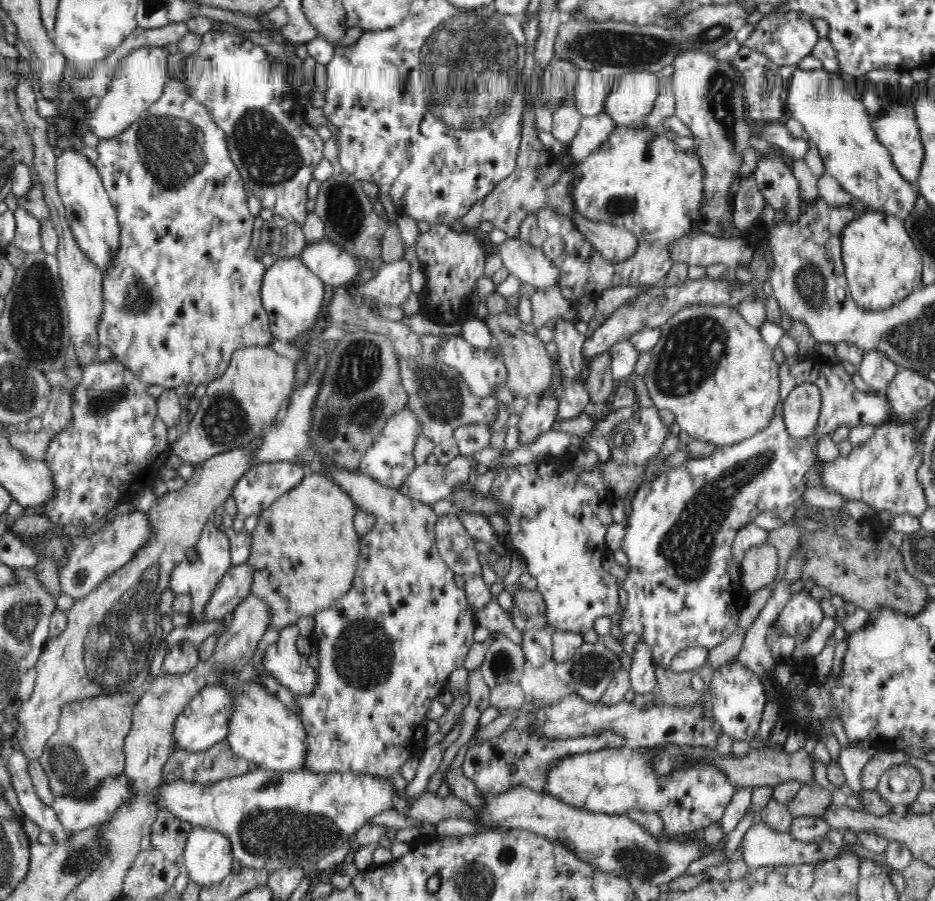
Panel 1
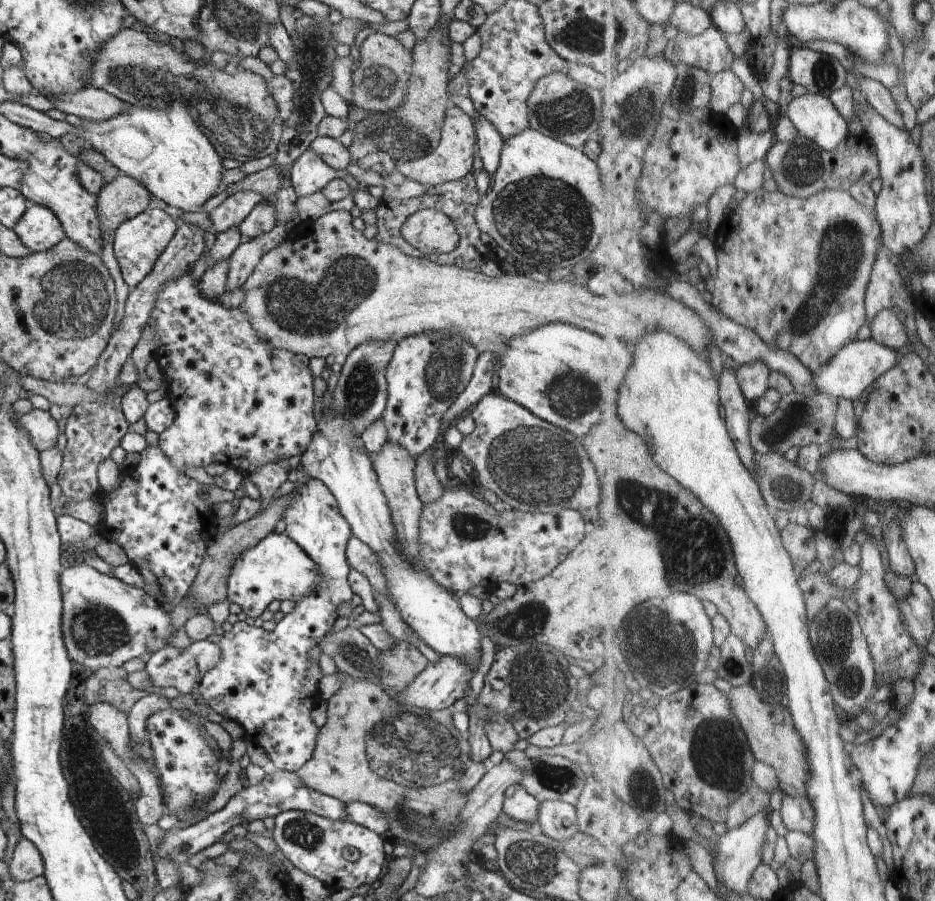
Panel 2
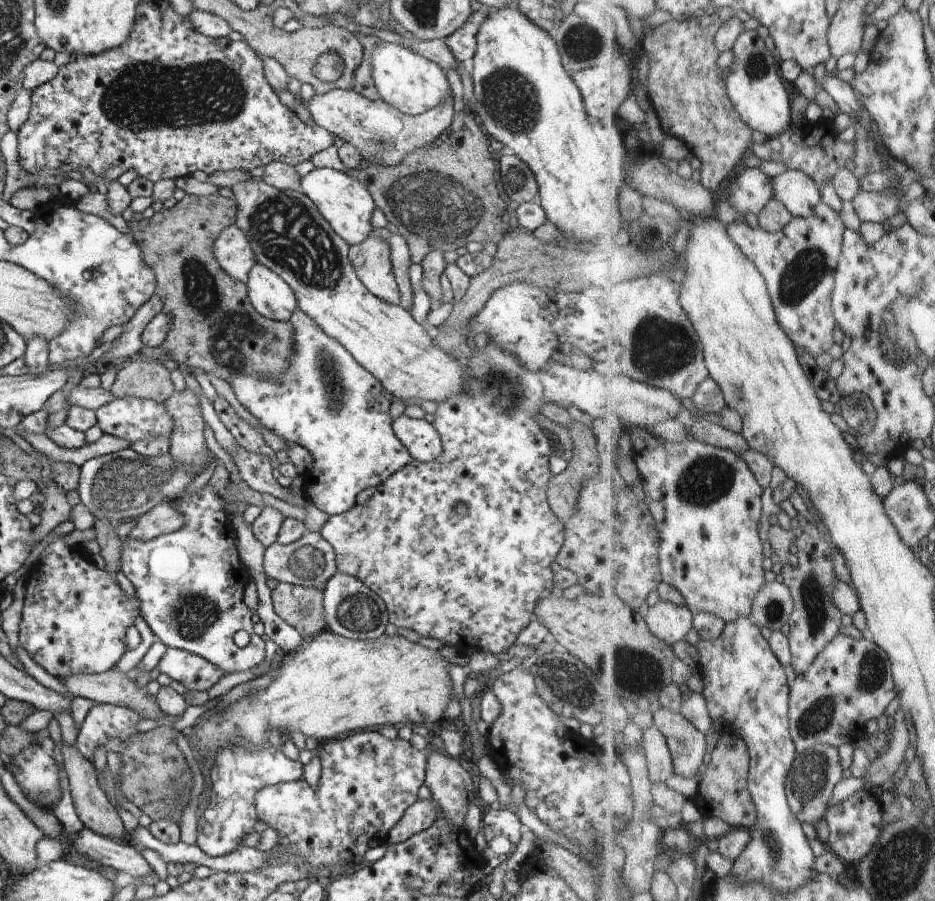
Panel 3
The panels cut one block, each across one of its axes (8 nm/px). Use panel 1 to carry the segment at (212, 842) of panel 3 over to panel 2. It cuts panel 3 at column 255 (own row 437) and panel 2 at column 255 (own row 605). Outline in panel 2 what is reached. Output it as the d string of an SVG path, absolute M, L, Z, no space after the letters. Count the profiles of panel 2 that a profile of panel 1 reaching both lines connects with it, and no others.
M310 479L303 485L300 485L292 492L293 500L289 501L289 506L284 514L284 522L286 522L286 531L285 533L290 539L293 539L296 542L296 545L317 565L319 569L319 574L321 575L321 581L319 582L319 586L313 593L307 595L304 599L300 599L294 606L294 612L290 612L290 614L286 614L278 625L272 632L267 632L262 628L256 628L256 626L252 625L251 621L246 622L236 622L234 624L232 630L230 632L224 632L222 636L222 640L218 643L220 659L219 664L215 665L208 671L204 672L204 676L202 676L202 680L198 686L198 695L201 695L206 704L208 704L212 710L217 712L219 715L226 719L231 719L238 723L242 729L244 729L244 739L252 744L256 744L259 747L262 747L266 751L266 755L268 755L269 759L274 763L274 766L277 770L280 771L298 771L300 767L302 767L306 762L310 761L312 758L315 747L317 746L319 728L312 721L312 711L318 705L320 701L319 696L319 683L323 678L322 670L319 666L319 662L315 661L311 657L311 651L319 646L319 643L332 631L334 627L335 621L338 618L338 606L343 602L348 602L352 599L353 593L350 589L348 583L348 576L351 567L349 566L345 551L347 548L347 543L349 542L351 529L348 525L348 522L342 517L342 514L339 512L337 501L333 498L333 495L330 493L330 490L318 479Z

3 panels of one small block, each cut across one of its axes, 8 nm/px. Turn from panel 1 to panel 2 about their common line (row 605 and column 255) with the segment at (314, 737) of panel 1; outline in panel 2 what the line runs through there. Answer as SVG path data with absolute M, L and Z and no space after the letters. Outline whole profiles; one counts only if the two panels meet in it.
M190 273L163 287L161 294L157 297L148 325L160 336L160 345L158 350L154 352L154 359L159 361L163 368L165 383L168 384L168 400L175 411L174 421L160 434L158 446L176 468L185 470L185 466L204 467L210 463L220 462L248 476L259 467L272 463L276 458L285 458L282 459L284 463L293 456L301 456L308 449L317 430L317 424L314 419L316 416L314 413L314 377L309 368L309 359L306 356L296 355L286 350L272 349L257 336L247 315L242 313L240 307L226 310L220 306L218 301L204 299L192 281Z

